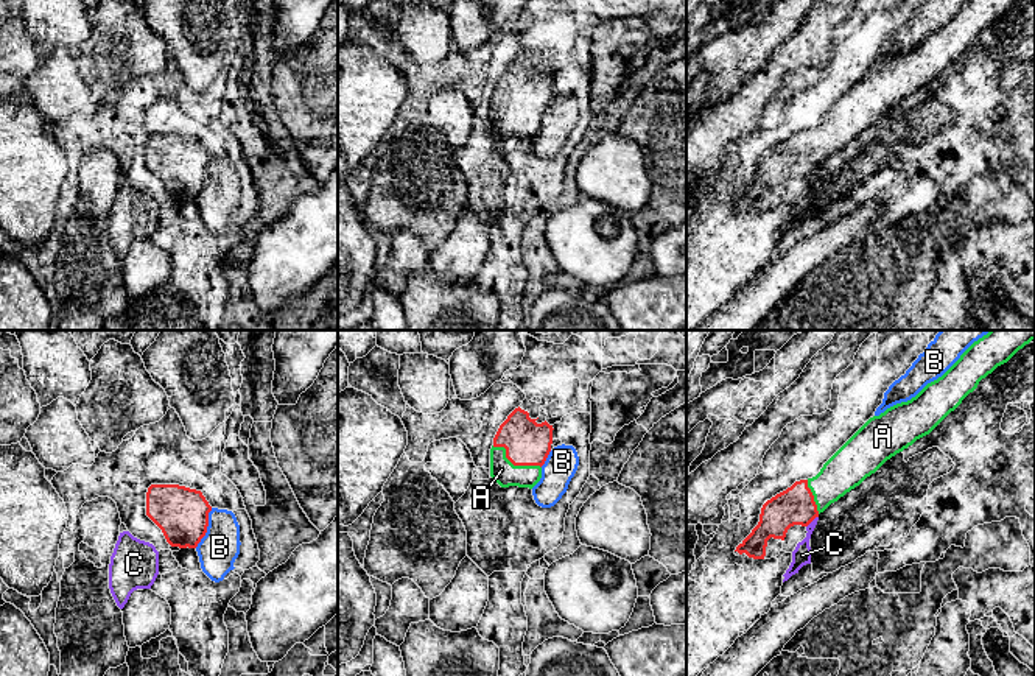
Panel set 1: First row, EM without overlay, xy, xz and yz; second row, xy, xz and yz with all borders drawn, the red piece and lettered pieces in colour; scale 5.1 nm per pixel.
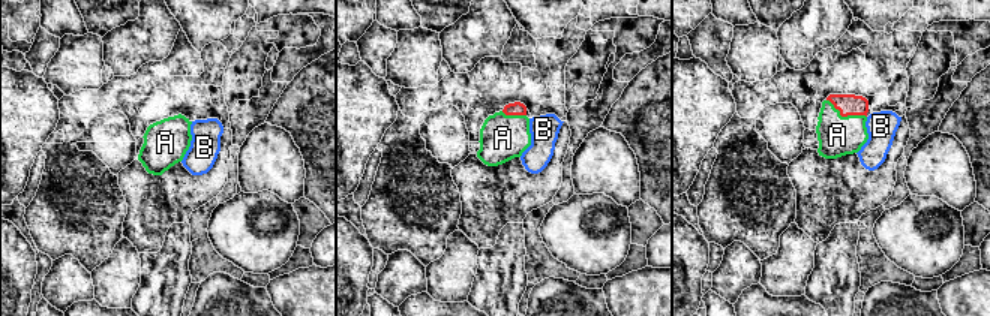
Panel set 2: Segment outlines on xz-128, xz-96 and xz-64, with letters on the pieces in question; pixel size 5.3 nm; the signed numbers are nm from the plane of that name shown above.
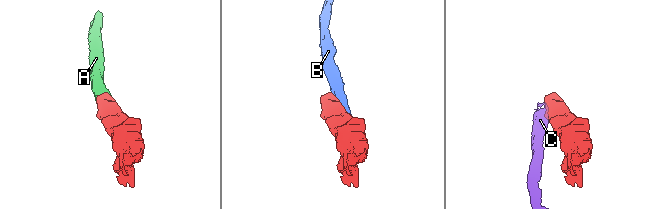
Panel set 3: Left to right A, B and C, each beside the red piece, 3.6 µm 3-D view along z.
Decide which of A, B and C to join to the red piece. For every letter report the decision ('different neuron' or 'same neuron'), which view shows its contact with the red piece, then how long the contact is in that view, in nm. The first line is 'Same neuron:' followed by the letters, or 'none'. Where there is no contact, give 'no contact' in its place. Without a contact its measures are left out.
Same neuron: A
A: same neuron; meets red in xz; contact 280 nm long
B: different neuron; meets red in xy; contact 220 nm long
C: different neuron; meets red in yz; contact 90 nm long

